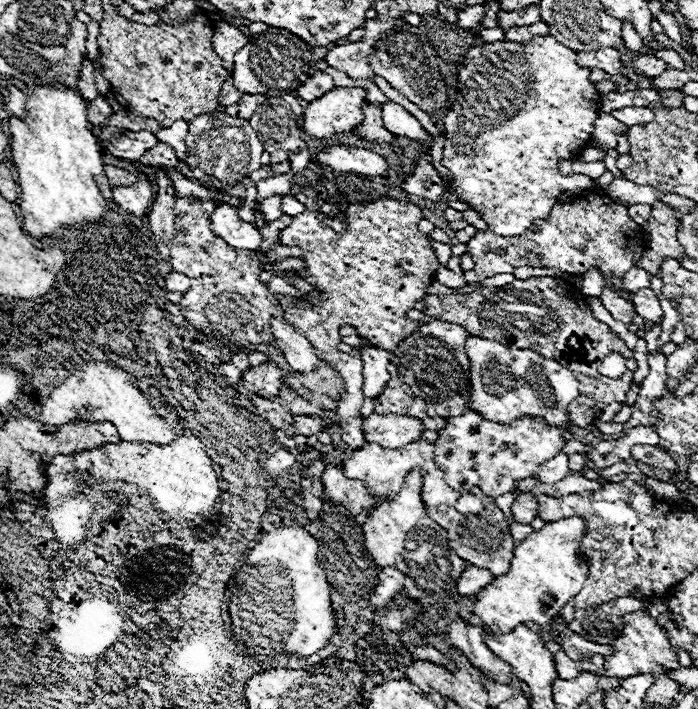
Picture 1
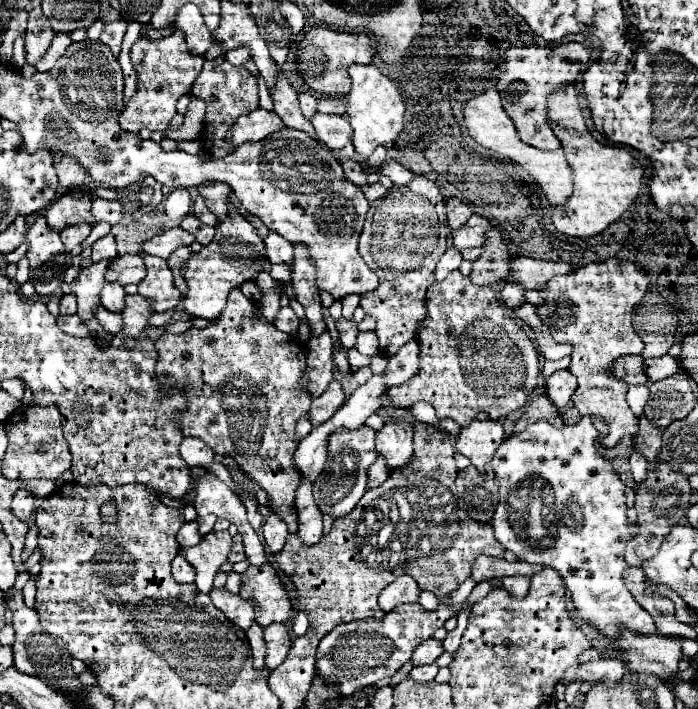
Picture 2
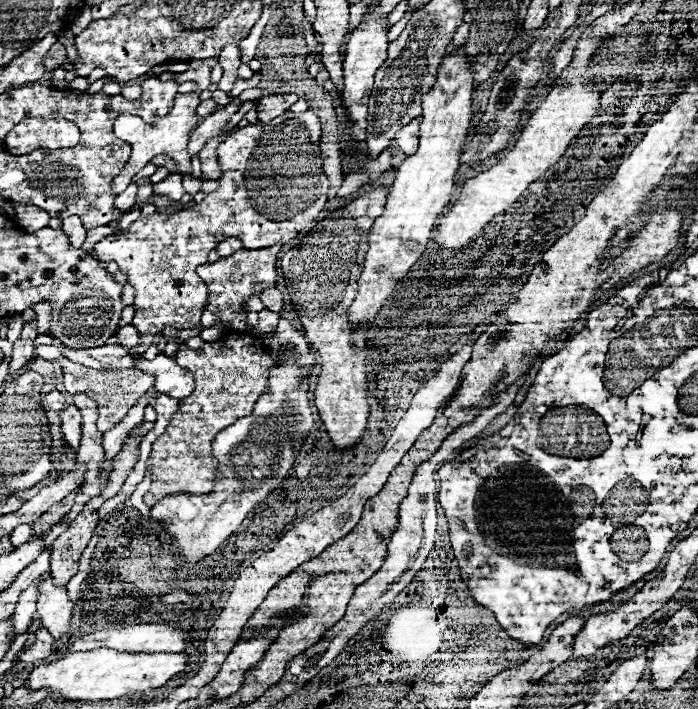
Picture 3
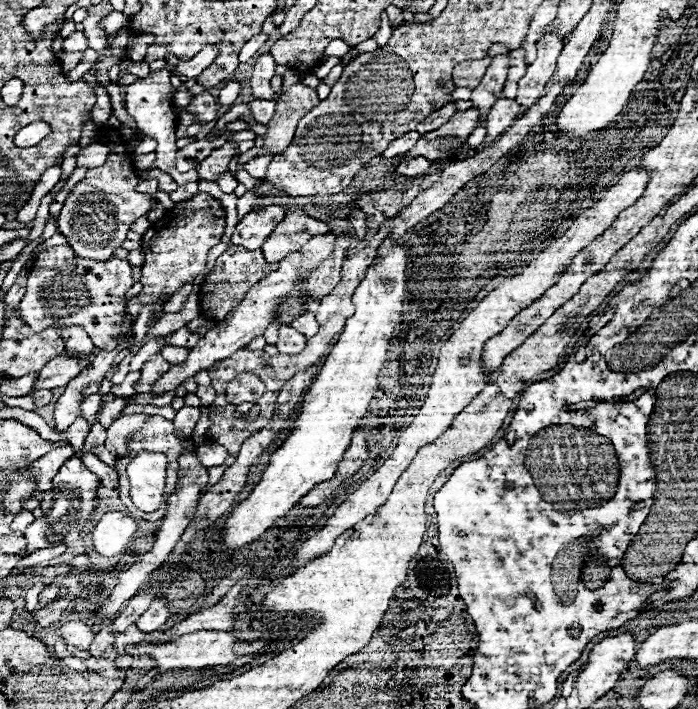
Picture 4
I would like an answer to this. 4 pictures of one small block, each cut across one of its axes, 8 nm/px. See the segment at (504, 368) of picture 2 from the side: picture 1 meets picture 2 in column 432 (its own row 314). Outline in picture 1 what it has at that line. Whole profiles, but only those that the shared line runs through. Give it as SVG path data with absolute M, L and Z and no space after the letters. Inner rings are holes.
M378 198L368 204L350 204L346 210L348 228L342 234L324 226L308 210L294 216L292 224L280 232L280 242L284 246L298 246L302 250L306 272L288 270L278 274L268 282L268 288L276 298L284 298L284 320L312 342L318 358L338 370L346 392L336 400L336 414L344 432L342 440L350 450L358 450L366 442L364 432L360 430L360 408L364 402L362 358L358 346L352 354L338 350L338 344L342 342L340 328L352 326L370 346L382 346L382 350L388 352L394 352L398 342L420 328L420 322L410 320L406 312L414 310L414 304L426 296L426 290L440 268L430 246L430 236L418 230L420 218L420 208L410 202ZM290 276L306 280L314 286L314 292L294 288ZM302 298L308 298L308 304L294 304Z

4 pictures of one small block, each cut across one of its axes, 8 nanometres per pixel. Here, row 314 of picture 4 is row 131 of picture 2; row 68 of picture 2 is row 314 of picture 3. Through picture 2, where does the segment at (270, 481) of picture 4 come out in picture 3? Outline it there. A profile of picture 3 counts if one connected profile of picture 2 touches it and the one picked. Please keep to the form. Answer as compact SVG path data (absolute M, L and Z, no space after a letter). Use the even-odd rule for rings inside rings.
M458 50L454 56L444 56L436 84L422 98L420 148L396 170L396 180L388 192L384 212L374 220L368 232L368 252L358 280L358 296L348 310L352 330L362 326L370 328L374 324L386 300L394 296L410 268L424 254L436 218L450 206L454 174L460 168L460 154L472 118L472 92L472 70L464 52Z

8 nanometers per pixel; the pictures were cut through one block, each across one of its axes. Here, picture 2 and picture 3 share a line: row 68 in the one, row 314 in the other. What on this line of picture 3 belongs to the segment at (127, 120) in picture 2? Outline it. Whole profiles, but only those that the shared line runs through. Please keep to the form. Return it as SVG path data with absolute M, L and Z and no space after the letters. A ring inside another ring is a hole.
M312 110L306 112L284 112L282 116L266 124L250 124L226 136L226 140L216 150L222 174L218 178L218 190L206 194L200 204L188 210L176 212L172 216L152 214L140 216L118 236L106 236L96 246L100 262L116 262L118 268L128 274L128 284L134 286L136 314L132 326L138 334L156 334L166 326L188 330L196 328L202 316L202 306L206 306L206 284L198 278L196 268L208 262L208 252L218 246L218 242L234 236L244 242L248 250L260 250L274 244L286 244L298 234L306 234L314 228L318 214L328 202L330 182L324 176L320 160L320 120Z

